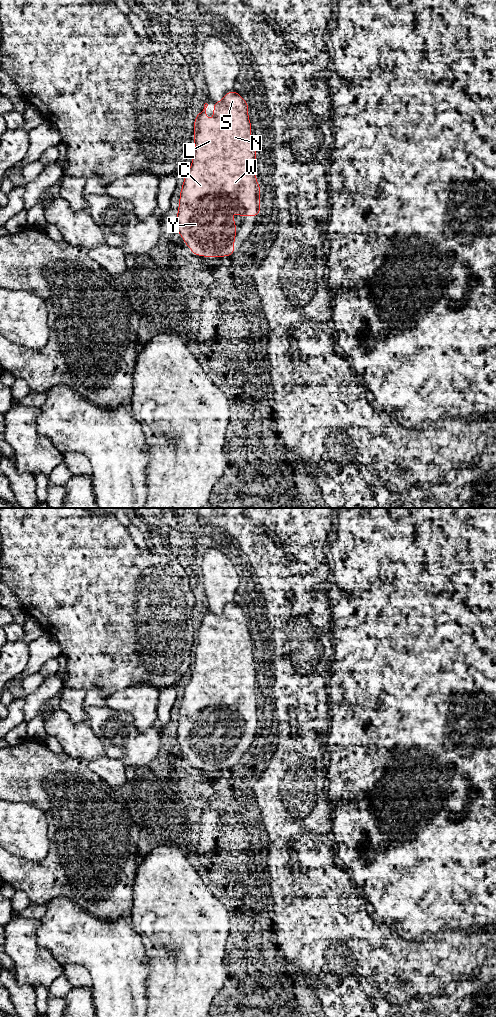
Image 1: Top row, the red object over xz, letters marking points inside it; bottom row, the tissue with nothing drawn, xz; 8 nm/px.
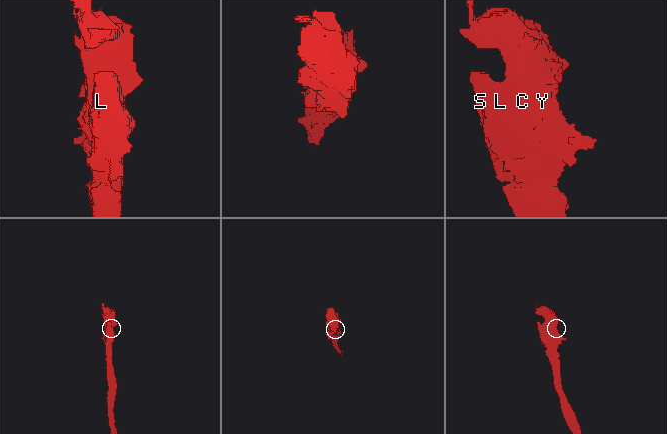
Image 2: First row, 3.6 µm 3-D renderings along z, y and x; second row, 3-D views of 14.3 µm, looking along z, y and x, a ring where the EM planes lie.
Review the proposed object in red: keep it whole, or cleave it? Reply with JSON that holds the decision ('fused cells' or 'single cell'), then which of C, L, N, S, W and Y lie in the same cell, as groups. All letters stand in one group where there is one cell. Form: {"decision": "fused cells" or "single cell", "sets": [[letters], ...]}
{"decision": "single cell", "sets": [["C", "L", "N", "S", "W", "Y"]]}

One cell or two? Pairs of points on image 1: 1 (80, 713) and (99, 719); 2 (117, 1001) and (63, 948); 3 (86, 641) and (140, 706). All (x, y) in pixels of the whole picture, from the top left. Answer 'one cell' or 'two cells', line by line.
1: two cells
2: one cell
3: two cells

